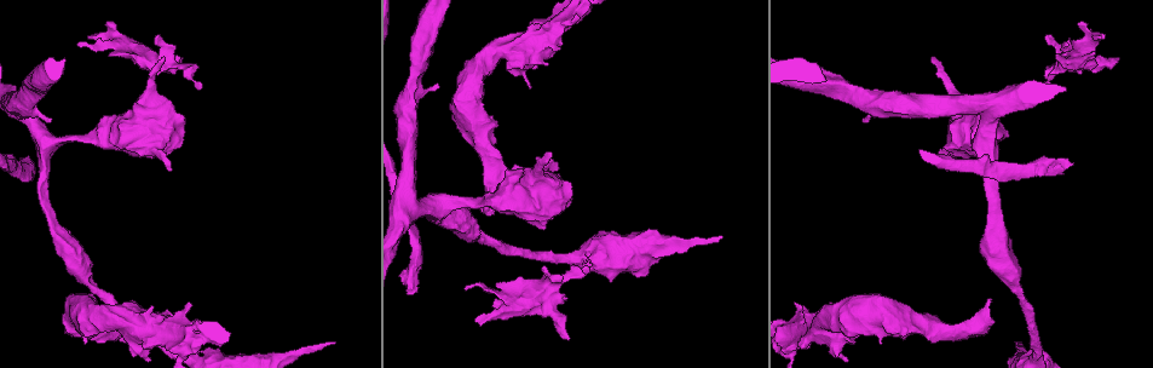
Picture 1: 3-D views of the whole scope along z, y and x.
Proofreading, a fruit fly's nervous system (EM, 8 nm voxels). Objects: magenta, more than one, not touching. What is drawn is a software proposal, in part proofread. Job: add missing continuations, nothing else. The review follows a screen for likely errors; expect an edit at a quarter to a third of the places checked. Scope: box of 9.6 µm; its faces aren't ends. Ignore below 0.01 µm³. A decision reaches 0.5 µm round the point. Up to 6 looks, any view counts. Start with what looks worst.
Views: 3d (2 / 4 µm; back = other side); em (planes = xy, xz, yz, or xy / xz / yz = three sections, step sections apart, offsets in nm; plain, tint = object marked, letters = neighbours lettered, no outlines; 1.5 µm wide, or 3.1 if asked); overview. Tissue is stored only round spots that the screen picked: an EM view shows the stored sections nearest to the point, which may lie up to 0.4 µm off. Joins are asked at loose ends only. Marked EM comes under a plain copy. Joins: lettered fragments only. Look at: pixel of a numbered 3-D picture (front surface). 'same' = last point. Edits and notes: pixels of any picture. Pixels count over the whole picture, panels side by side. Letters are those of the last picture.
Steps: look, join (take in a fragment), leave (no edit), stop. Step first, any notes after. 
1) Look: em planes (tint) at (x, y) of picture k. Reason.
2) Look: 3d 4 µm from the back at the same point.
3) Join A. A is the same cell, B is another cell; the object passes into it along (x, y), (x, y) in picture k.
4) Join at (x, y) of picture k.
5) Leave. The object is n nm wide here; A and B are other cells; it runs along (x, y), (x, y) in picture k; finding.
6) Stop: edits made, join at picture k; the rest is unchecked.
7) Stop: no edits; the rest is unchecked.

Look: em planes (letters) at (529, 88) of picture 1. Branch stops here.

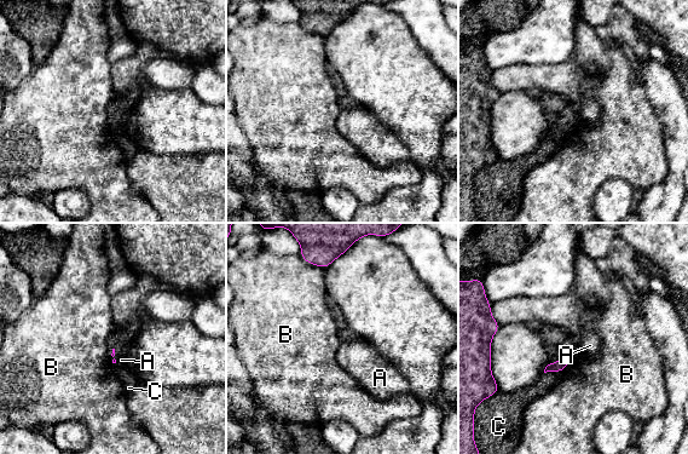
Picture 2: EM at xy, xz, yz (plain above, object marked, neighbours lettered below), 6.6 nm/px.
Leave. A, B and C are other cells; a border runs along (308, 262), (324, 269) in picture 2; none of them fits.

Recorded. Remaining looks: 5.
Look: 3d 4 µm at (201, 89) of picture 1. Branch stops here.

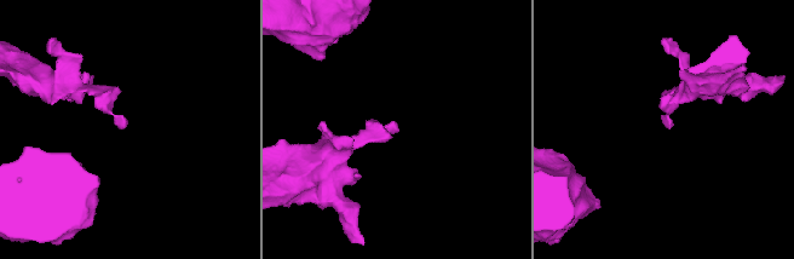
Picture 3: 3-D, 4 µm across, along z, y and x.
Look: em planes (letters) at (668, 126) of picture 3. Now the EM.

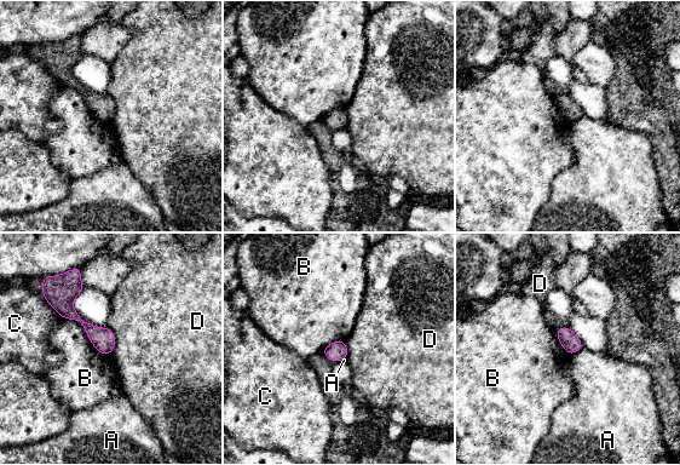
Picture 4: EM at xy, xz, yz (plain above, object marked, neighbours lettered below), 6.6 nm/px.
Leave. The object is 120 nm wide here; A, B, C and D are other cells; a border runs along (582, 346), (570, 355) in picture 4; none of them fits.

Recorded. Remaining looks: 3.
Look: em planes (letters) at (434, 85) of picture 1. Free end.

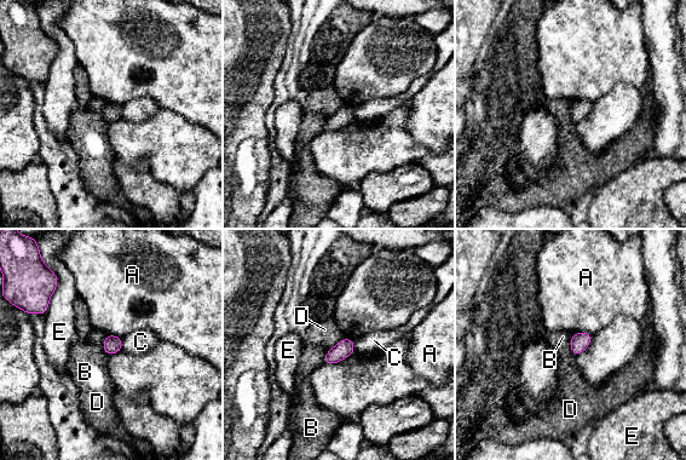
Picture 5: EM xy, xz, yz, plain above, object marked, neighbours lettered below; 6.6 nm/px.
Leave. A, B, C, D and E are other cells; no lettered fragment goes on from it.

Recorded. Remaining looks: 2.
Stop: no edits; the rest is unchecked.

